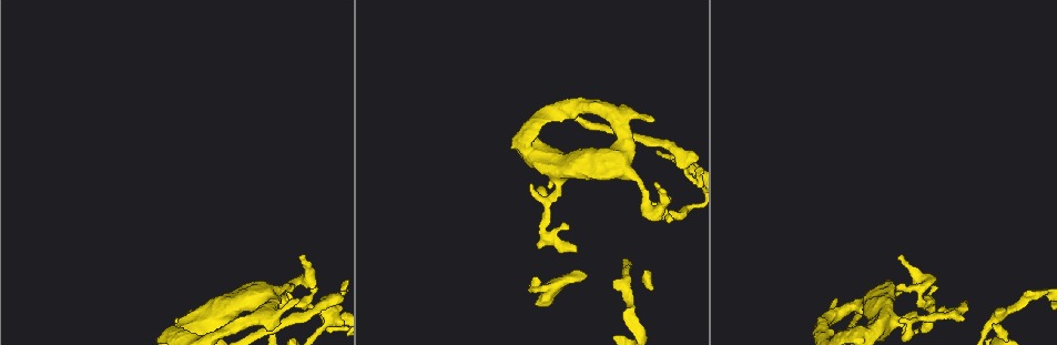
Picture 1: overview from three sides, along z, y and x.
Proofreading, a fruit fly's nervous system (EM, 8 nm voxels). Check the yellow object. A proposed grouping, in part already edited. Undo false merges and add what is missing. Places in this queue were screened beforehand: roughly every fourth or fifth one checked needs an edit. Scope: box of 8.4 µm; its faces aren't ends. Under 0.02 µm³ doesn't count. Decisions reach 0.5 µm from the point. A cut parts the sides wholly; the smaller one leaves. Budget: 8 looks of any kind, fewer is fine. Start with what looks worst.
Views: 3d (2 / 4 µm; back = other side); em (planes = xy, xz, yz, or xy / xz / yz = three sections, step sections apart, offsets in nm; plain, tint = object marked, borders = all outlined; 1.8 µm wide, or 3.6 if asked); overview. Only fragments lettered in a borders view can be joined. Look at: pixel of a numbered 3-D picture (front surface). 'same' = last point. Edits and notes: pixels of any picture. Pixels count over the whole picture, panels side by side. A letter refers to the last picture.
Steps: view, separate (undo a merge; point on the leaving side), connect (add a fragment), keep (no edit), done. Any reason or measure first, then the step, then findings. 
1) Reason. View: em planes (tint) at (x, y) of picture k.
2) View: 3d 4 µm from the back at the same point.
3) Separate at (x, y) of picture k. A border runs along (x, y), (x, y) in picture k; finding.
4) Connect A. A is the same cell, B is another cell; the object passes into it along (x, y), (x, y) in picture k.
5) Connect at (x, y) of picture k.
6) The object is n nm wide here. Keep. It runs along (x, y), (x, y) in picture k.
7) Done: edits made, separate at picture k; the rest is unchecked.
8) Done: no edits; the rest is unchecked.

Free end. View: em 3.6 µm planes (plain) at (539, 279) of picture 1.

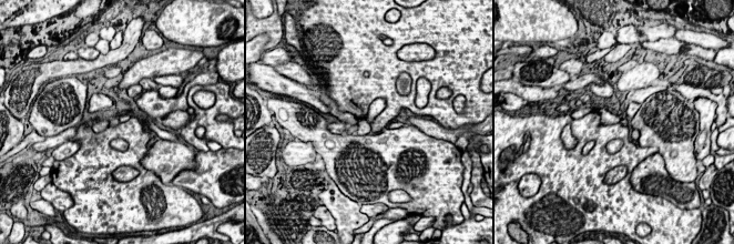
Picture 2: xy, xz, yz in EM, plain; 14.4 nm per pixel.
What lies round it. View: em 3.6 µm planes (borders) at the same point.

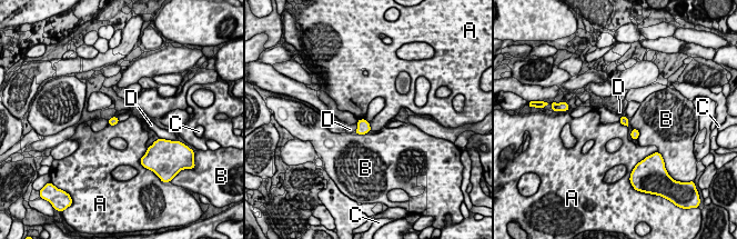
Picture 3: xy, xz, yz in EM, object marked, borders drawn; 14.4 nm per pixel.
Keep. A, B, C and D are other cells; a border runs along (632, 128), (638, 130), (638, 139) in picture 3; no lettered fragment goes on from it.

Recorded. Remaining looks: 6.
Sharp bend. View: em 3.6 µm planes (borders) at (321, 304) of picture 1.

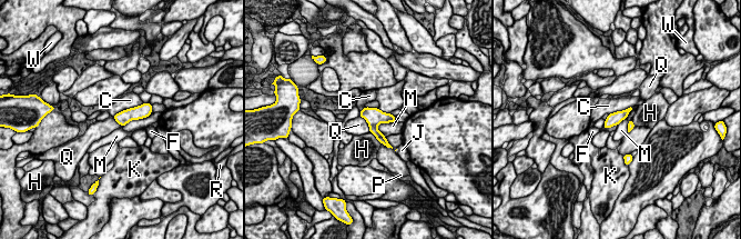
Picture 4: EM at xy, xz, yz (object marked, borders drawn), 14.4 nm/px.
Keep. C, F, H, J, K, M, P, Q, R and W are other cells; a border runs along (359, 116), (367, 123), (369, 131) in picture 4; all the same neuron.

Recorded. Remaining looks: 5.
A narrow waist. View: em 3.6 µm yz step 16 (tint) at (559, 179) of picture 1.

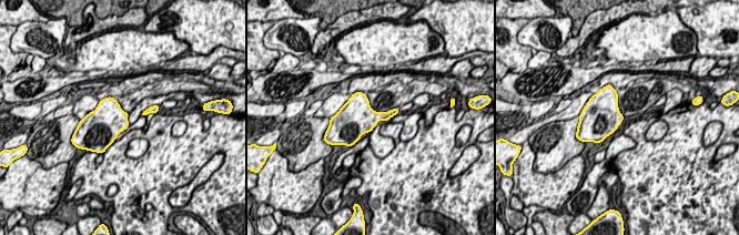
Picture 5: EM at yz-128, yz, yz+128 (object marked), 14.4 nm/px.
View: em 3.6 µm planes (tint) at the same point.

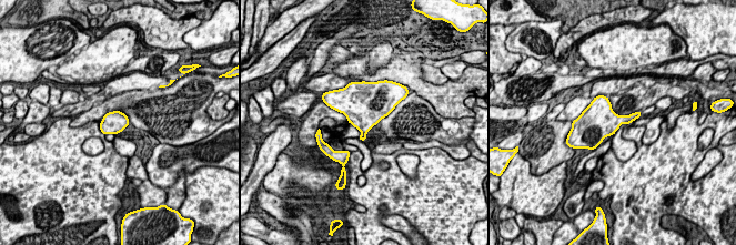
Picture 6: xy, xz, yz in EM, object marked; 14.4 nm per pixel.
View: em 3.6 µm planes (borders) at the same point.

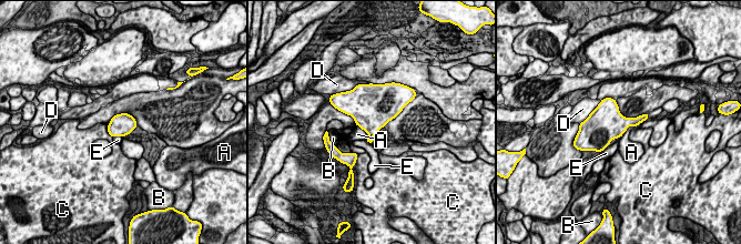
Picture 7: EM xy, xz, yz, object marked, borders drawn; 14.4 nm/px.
Connect D. D is the same cell, A, B, C and E are other cells; the neuron continues.

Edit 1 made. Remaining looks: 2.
Done: edits made, connect at picture 7; the rest is unchecked.

